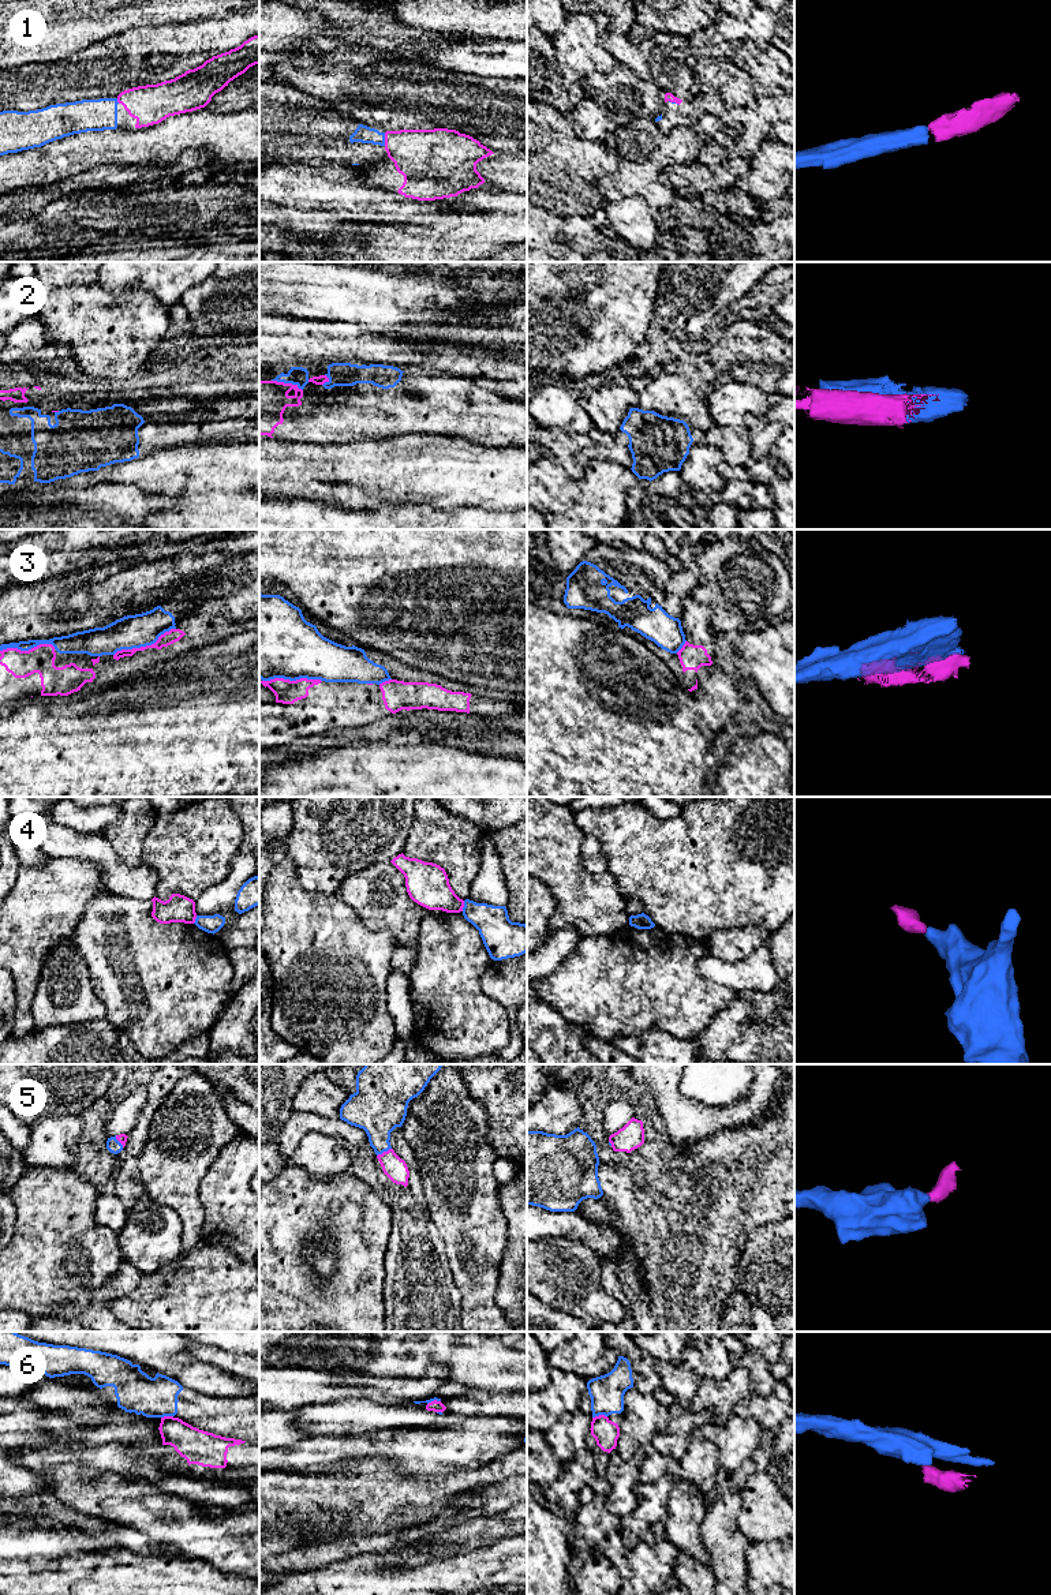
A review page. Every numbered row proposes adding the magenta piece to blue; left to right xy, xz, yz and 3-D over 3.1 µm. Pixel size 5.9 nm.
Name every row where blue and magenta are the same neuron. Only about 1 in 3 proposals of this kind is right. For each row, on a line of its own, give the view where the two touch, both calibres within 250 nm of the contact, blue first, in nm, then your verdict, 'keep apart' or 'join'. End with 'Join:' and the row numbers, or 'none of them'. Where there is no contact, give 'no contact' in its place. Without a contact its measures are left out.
1: meets blue in xz; 100 nm thick on the blue side, 320 nm on the other; join
2: meets blue in xz; 110 nm thick on the blue side, 280 nm on the other; keep apart
3: meets blue in xy; 190 nm thick on the blue side, 80 nm on the other; keep apart
4: meets blue in xz; 200 nm thick on the blue side, 240 nm on the other; keep apart
5: meets blue in xz; 300 nm thick on the blue side, 140 nm on the other; join
6: meets blue in yz; 200 nm thick on the blue side, 150 nm on the other; keep apart
Join: 1, 5

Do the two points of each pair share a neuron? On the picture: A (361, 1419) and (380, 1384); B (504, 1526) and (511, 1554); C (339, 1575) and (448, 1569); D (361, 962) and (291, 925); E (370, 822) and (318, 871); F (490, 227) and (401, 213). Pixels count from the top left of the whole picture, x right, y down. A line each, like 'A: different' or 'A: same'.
A: different
B: different
C: same
D: same
E: same
F: different

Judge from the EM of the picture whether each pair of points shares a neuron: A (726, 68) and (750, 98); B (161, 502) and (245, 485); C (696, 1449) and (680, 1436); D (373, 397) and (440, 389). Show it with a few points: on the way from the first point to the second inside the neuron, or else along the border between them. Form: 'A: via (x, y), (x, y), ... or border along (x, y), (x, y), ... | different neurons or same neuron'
A: via (726, 75), (743, 92) | same neuron
B: border along (145, 491), (174, 497), (178, 505) | different neurons
C: border along (691, 1438), (680, 1457) | different neurons
D: via (389, 403), (423, 403) | same neuron

